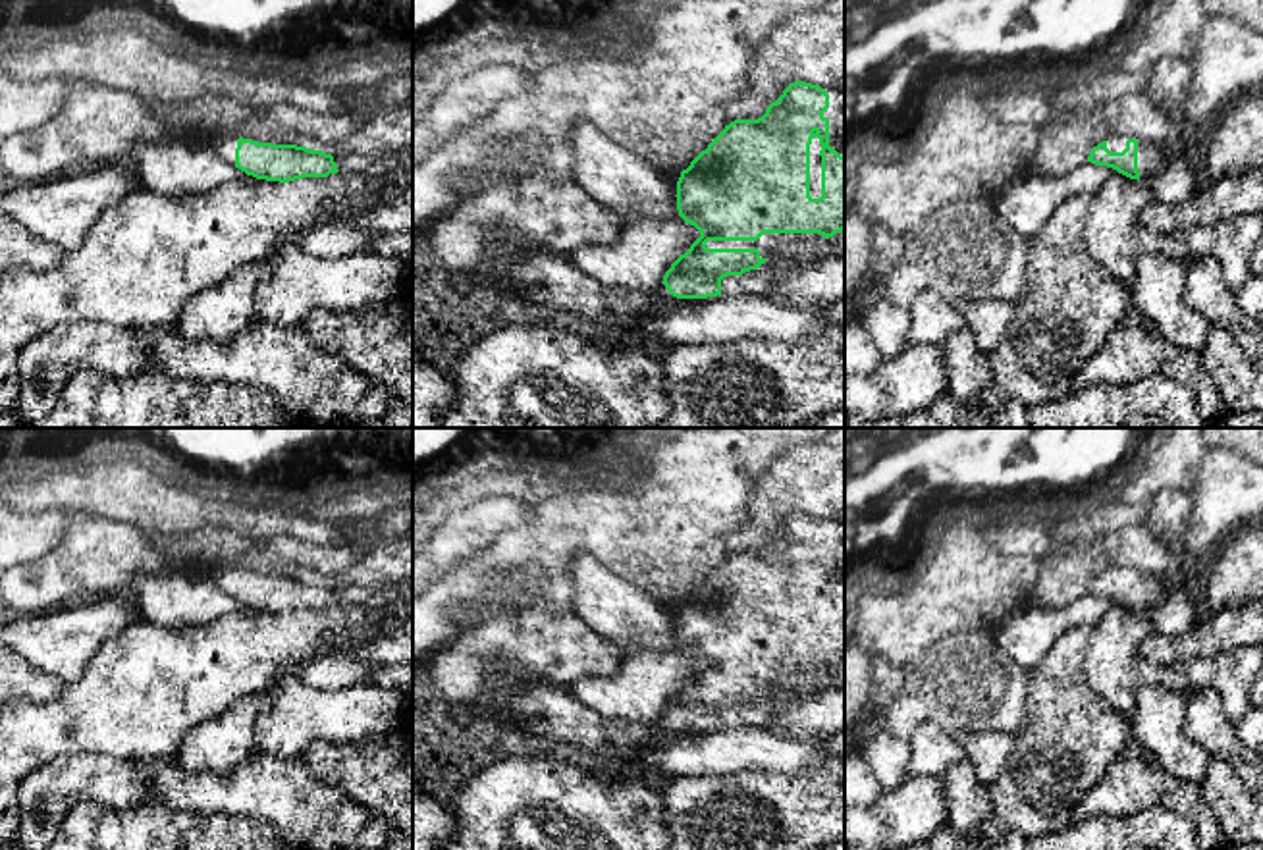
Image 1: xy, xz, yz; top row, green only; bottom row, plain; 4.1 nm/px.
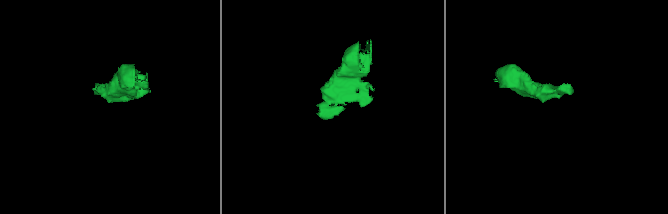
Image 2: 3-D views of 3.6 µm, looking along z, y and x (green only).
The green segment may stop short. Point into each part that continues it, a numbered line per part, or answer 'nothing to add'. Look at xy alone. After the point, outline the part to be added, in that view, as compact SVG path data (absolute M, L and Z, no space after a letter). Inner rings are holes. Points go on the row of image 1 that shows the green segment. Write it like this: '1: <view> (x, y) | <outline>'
1: xy (224, 145) | M216 135L216 137L210 139L210 145L218 152L220 158L224 158L228 164L235 166L237 137Z

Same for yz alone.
1: yz (1115, 143) | M1109 135L1105 141L1107 141L1107 148L1111 152L1122 152L1126 148L1126 141L1128 139L1134 139L1134 137L1126 137L1126 135Z

